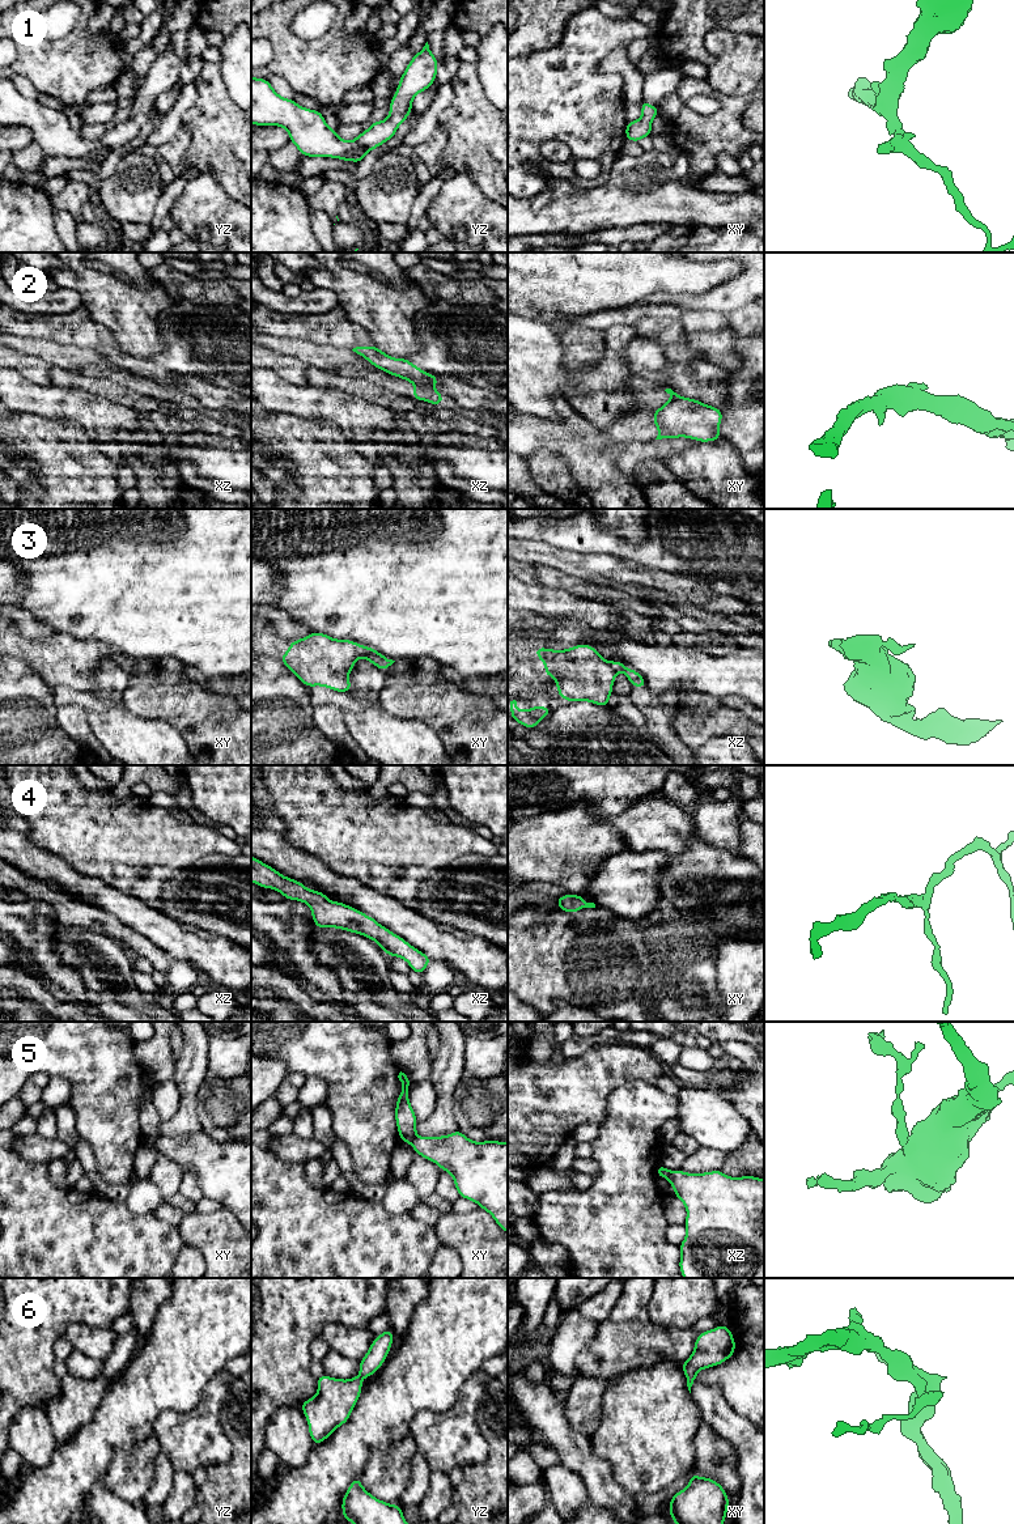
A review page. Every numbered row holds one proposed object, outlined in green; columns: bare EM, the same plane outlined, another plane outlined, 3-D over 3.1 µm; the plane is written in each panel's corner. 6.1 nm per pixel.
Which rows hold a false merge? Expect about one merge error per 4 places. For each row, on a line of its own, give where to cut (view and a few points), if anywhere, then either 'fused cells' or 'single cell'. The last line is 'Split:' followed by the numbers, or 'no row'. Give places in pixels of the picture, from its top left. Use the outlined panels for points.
1: cut none; single cell
2: cut xz (415, 383), (433, 390); fused cells
3: cut xy (359, 645), (356, 656); fused cells
4: cut none; single cell
5: cut xy (416, 1136), (410, 1142); fused cells
6: cut none; single cell
Split: 2, 3, 5

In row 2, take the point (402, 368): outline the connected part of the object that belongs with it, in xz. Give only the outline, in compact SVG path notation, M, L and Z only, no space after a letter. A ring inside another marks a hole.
M356 347L352 349L357 355L368 360L373 366L379 370L387 372L390 375L399 377L413 385L433 389L438 382L438 377L429 374L416 365L413 365L407 358L393 358L385 352L376 347Z

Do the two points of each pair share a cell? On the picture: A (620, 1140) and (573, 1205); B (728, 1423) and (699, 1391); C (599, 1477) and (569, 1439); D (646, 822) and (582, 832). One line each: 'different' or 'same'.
A: same
B: same
C: same
D: different

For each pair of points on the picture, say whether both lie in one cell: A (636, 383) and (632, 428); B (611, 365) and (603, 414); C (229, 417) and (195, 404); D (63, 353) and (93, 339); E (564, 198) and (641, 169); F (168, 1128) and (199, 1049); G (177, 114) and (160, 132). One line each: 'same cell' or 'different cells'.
A: same cell
B: same cell
C: same cell
D: different cells
E: same cell
F: same cell
G: same cell

